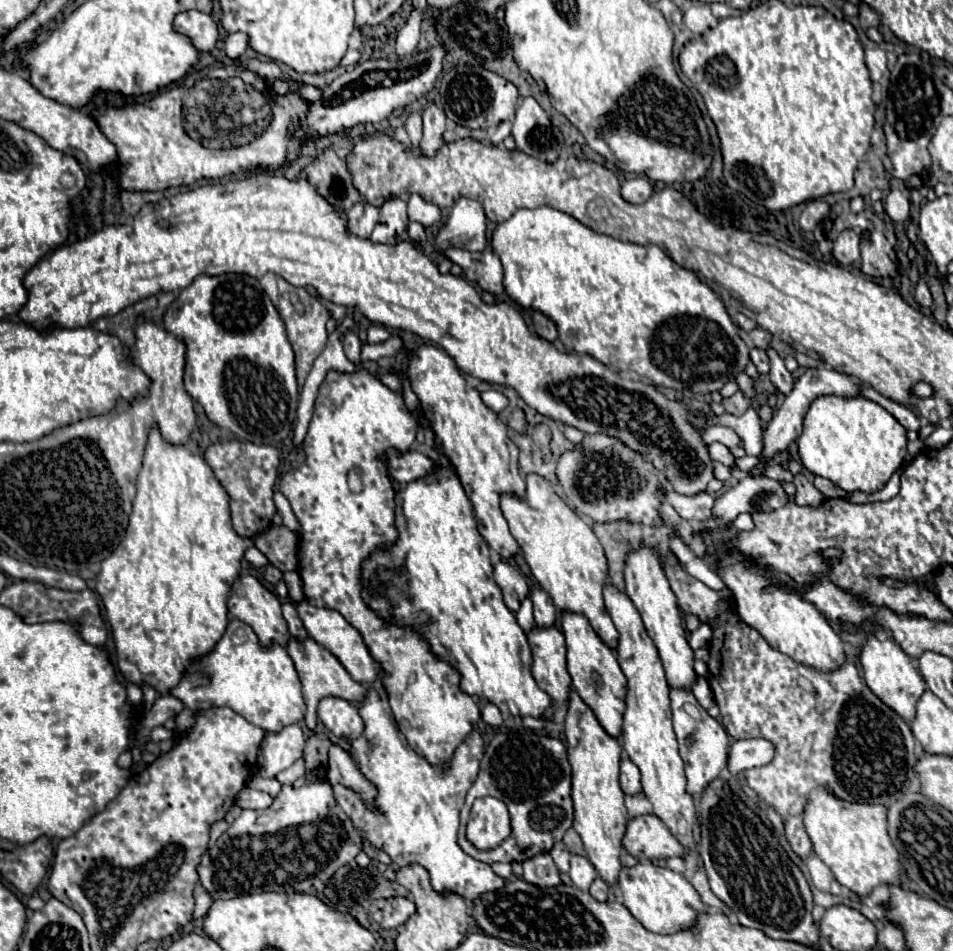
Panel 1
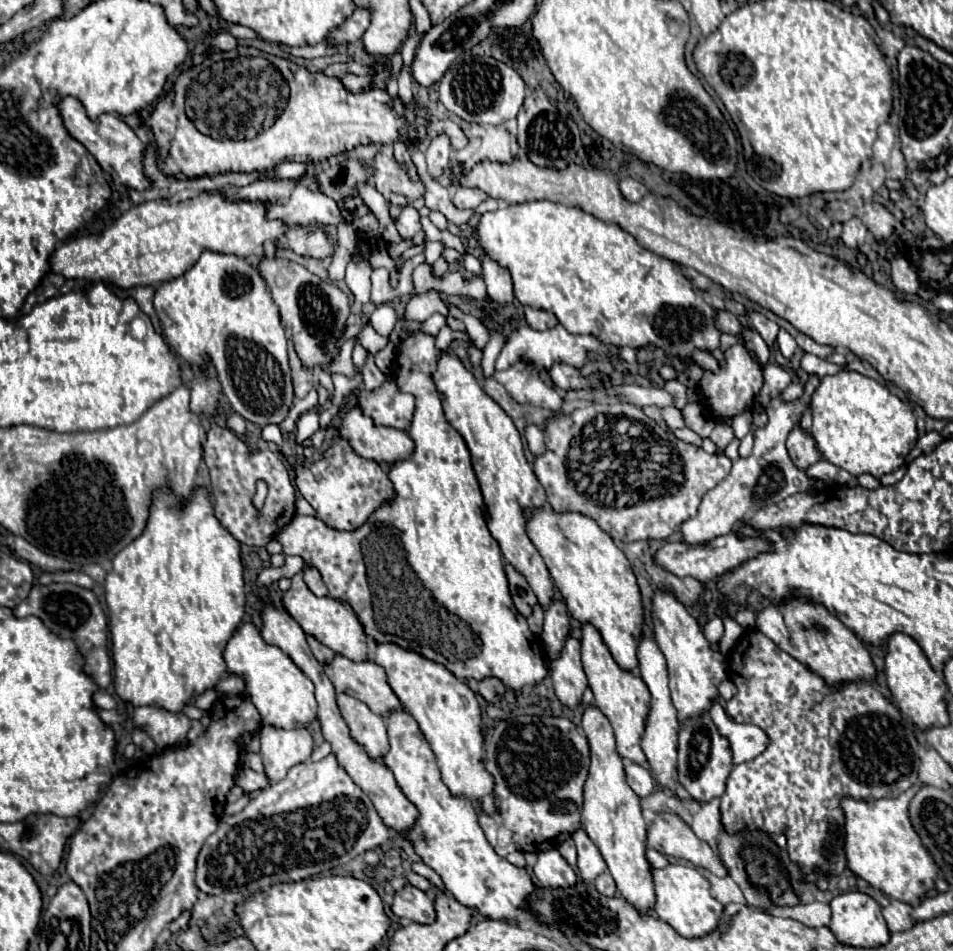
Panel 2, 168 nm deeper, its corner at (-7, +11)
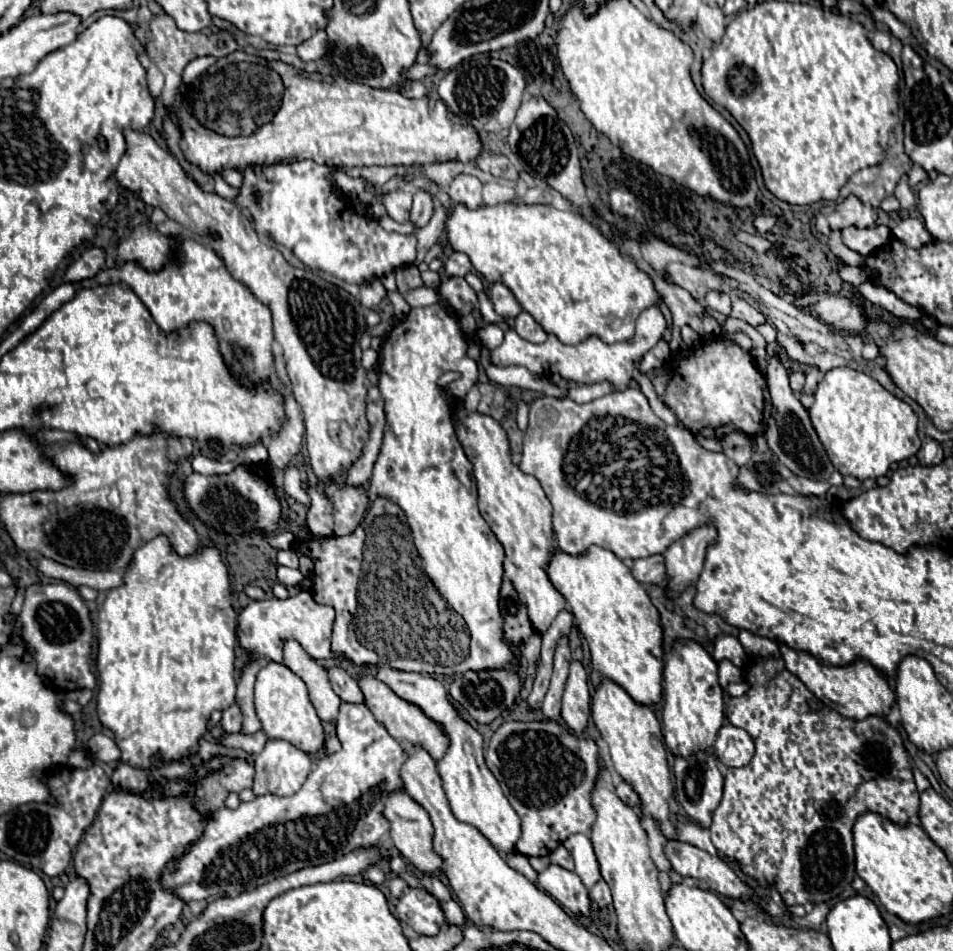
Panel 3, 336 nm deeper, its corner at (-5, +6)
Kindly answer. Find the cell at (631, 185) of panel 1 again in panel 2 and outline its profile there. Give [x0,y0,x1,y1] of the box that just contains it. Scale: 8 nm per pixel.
[619,178,647,202]

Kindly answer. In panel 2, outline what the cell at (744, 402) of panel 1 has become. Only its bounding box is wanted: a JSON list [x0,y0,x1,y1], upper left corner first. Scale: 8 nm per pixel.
[699,344,763,418]

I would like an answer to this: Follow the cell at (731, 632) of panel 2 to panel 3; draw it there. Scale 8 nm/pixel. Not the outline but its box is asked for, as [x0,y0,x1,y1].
[719,661,745,689]

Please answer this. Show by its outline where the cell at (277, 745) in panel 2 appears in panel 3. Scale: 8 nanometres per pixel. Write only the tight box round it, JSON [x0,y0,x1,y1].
[255,739,311,795]

